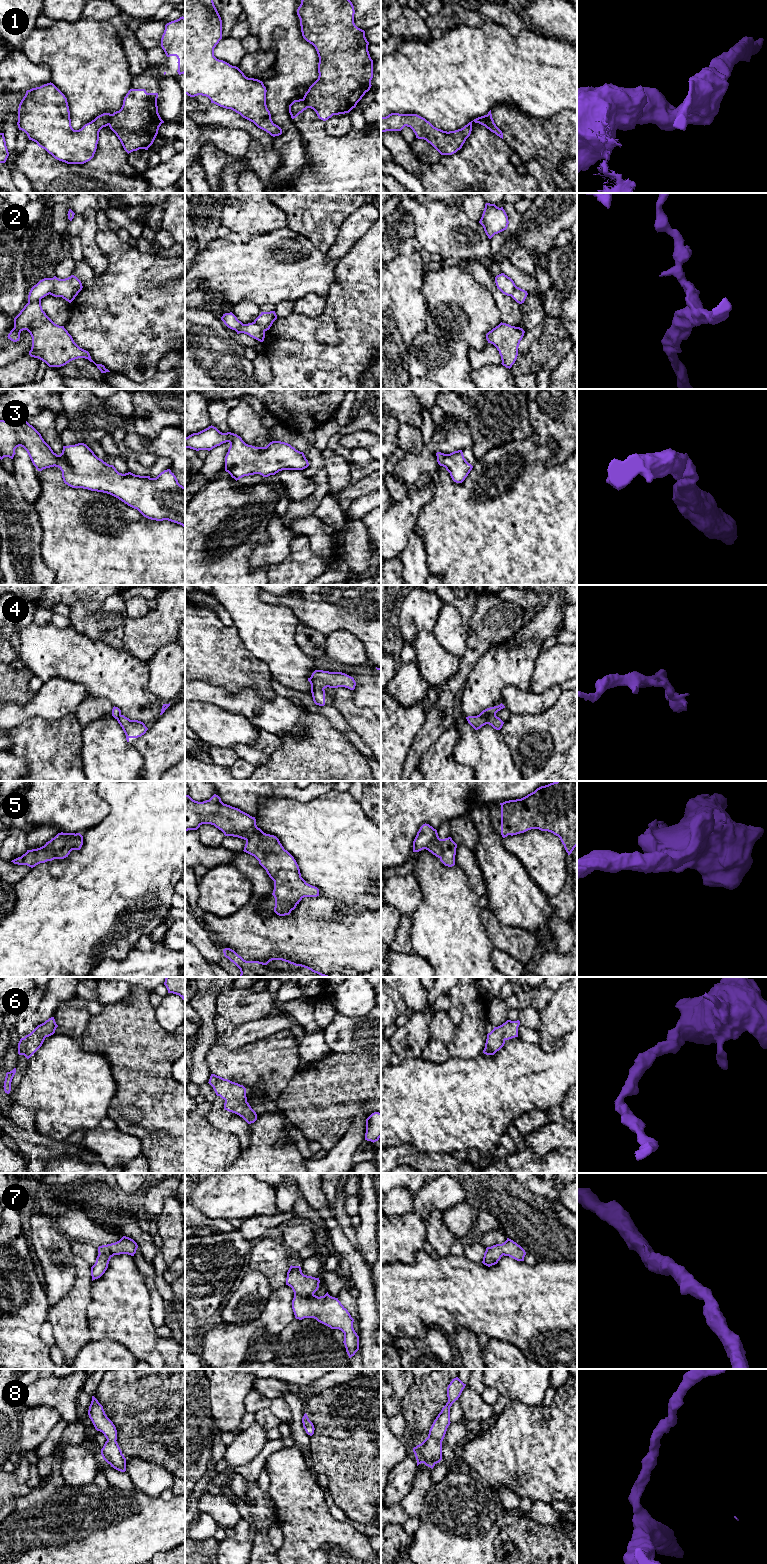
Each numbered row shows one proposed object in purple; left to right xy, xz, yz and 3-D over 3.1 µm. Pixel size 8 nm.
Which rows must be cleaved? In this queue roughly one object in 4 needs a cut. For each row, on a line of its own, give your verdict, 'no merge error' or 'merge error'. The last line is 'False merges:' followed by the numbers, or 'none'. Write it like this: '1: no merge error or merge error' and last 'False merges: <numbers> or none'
1: merge error
2: merge error
3: no merge error
4: merge error
5: no merge error
6: no merge error
7: no merge error
8: no merge error
False merges: 1, 2, 4

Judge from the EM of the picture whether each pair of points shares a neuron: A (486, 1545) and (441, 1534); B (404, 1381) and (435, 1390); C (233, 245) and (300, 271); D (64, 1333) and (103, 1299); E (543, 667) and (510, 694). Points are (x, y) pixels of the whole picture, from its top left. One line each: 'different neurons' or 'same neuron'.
A: same neuron
B: different neurons
C: same neuron
D: different neurons
E: different neurons

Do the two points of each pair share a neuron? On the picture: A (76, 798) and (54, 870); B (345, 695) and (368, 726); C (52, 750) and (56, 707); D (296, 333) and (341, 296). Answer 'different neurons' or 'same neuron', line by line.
A: different neurons
B: same neuron
C: different neurons
D: same neuron

